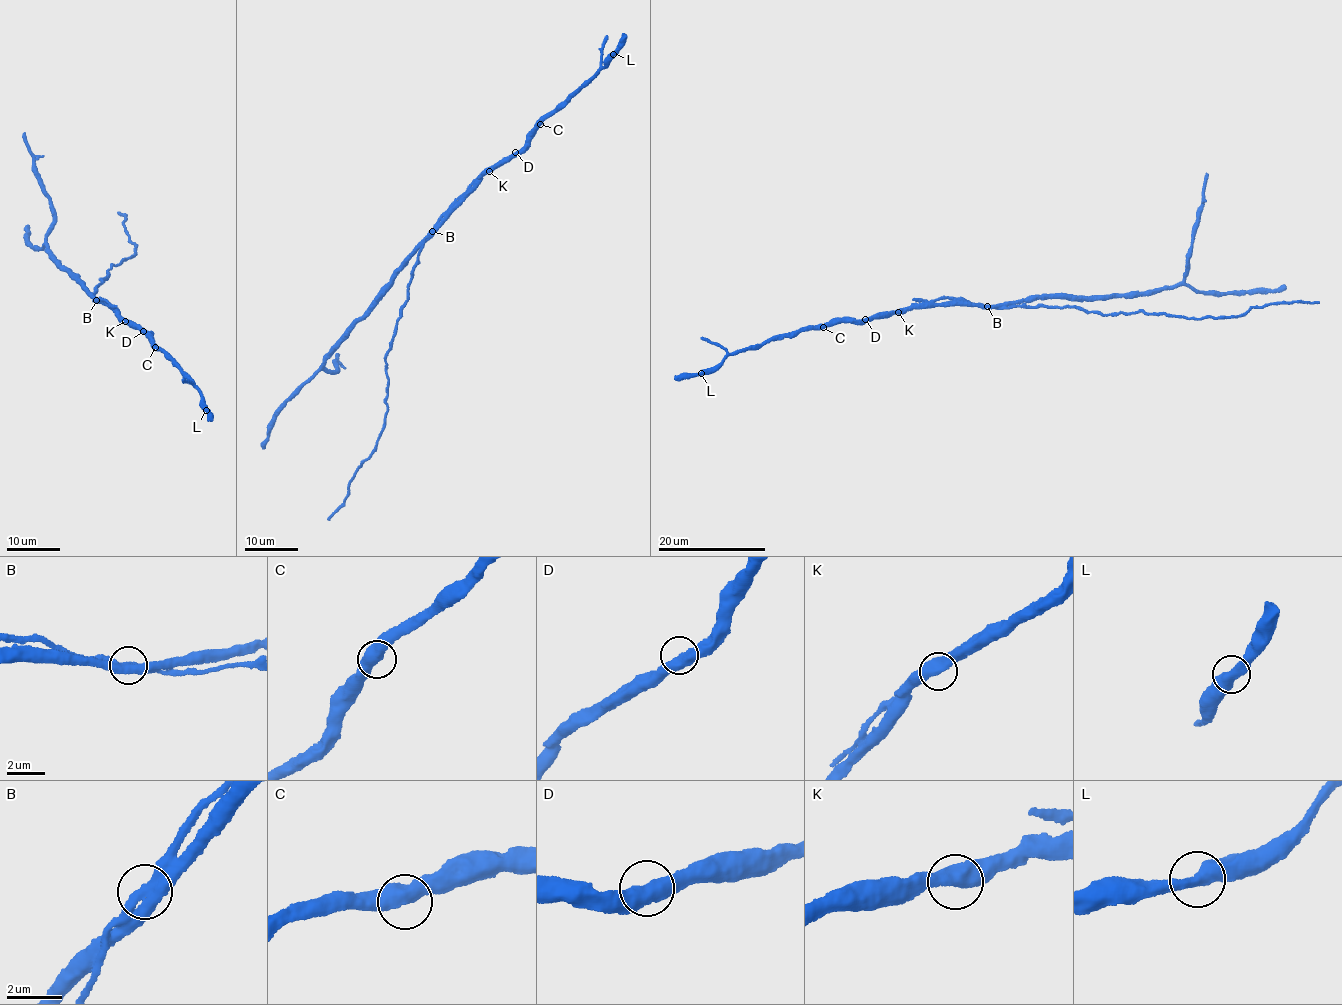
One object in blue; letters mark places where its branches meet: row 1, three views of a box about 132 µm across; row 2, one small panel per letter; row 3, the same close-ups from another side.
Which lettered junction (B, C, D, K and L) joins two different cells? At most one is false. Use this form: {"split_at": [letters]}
{"split_at": ["B"]}

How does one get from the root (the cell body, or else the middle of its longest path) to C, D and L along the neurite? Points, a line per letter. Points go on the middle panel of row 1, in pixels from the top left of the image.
C: (428, 236), (433, 226), (486, 172), (515, 155), (540, 124)
D: (428, 236), (433, 226), (486, 172), (501, 165), (515, 152)
L: (428, 236), (433, 226), (470, 187), (486, 172), (514, 157), (545, 119), (584, 87), (613, 54)

